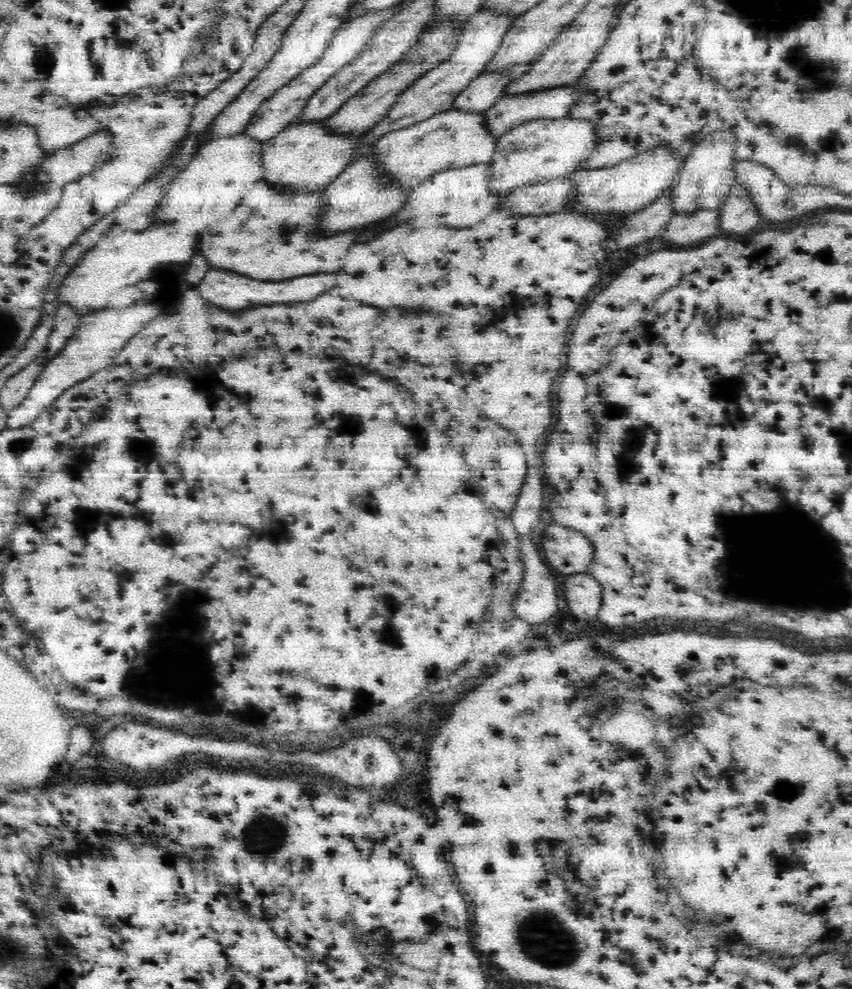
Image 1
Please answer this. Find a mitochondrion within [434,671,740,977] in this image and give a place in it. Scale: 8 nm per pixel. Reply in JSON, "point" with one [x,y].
{"point":[542,942]}

